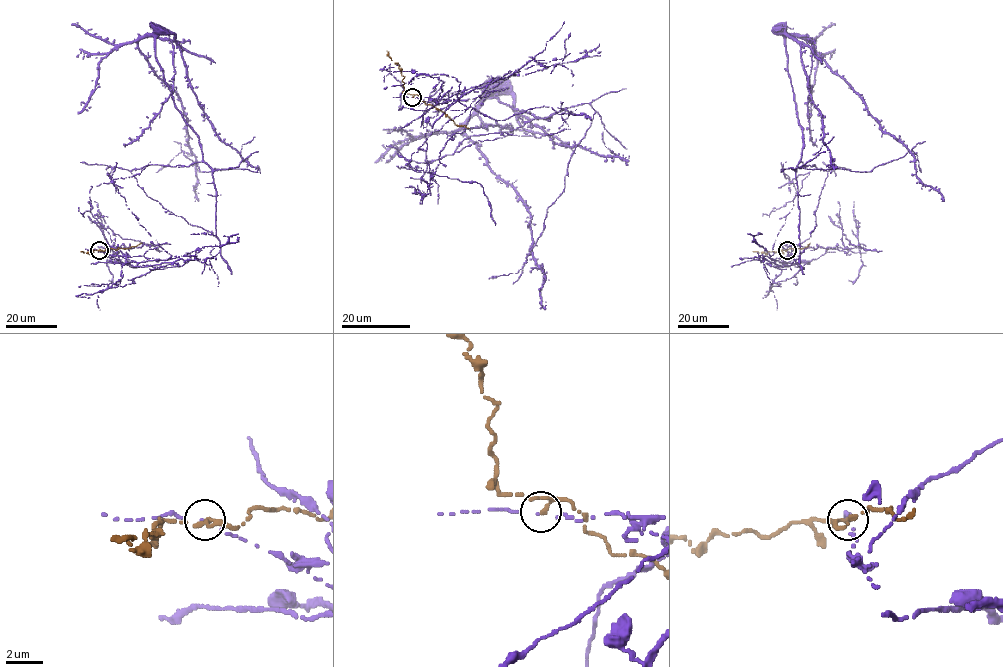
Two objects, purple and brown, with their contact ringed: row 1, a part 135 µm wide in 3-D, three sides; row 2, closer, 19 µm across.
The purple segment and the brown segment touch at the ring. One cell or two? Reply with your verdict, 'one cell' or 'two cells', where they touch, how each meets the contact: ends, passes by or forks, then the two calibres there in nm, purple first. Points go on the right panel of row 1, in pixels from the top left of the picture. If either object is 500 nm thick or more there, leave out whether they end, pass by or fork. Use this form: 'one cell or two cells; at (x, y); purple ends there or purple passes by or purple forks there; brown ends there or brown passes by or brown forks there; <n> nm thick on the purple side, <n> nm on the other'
two cells; at (787, 250); purple ends there; brown passes by; 70 nm thick on the purple side, 170 nm on the other

